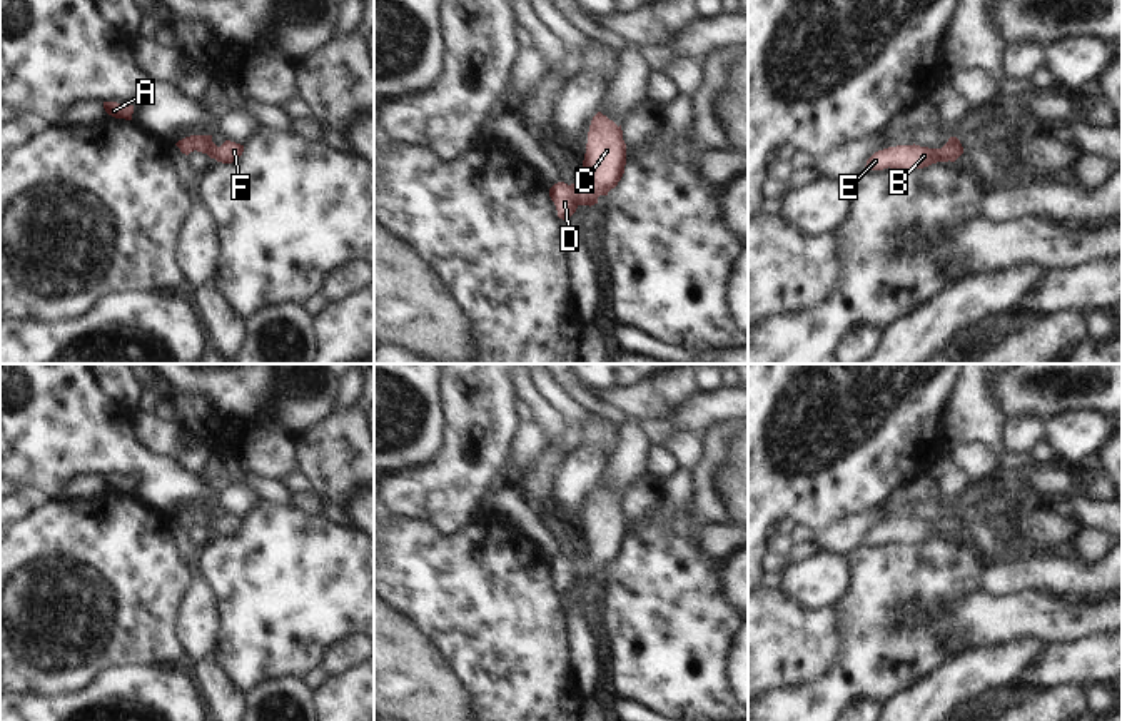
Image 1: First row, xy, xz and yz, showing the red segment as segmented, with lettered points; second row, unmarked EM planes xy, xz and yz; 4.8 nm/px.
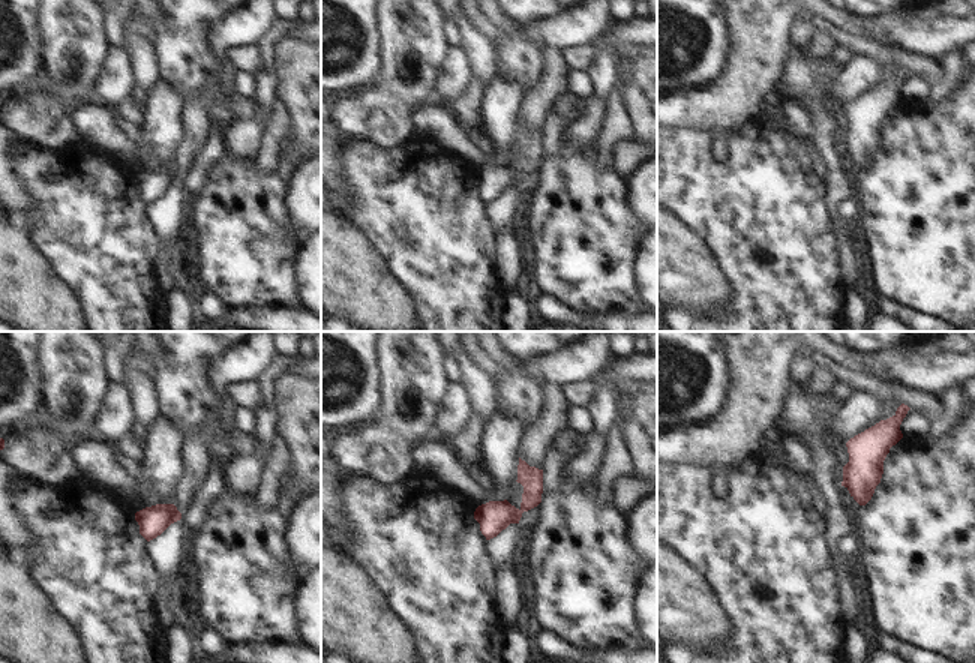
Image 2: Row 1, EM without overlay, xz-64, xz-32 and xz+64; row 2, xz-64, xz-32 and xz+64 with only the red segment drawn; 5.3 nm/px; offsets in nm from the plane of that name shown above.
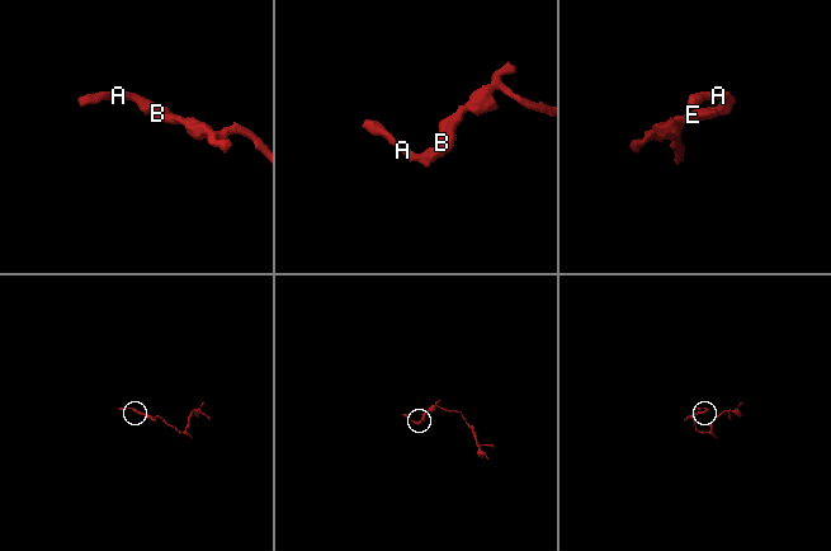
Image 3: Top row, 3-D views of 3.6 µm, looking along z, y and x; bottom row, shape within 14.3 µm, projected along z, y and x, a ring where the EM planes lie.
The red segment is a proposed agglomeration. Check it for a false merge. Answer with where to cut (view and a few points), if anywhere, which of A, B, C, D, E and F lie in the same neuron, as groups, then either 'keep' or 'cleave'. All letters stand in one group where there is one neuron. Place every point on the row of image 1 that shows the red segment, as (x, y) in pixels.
cut none; groups A B C D E F; keep

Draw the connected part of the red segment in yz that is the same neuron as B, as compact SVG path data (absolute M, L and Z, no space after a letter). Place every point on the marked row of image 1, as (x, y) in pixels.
M950 137L942 149L920 145L897 145L875 152L868 160L867 170L883 169L923 169L937 162L955 162L963 154L957 137Z

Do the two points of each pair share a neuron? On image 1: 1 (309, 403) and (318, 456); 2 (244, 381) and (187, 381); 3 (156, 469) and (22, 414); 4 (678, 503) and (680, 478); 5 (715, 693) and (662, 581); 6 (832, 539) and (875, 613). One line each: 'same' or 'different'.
1: different
2: same
3: same
4: same
5: same
6: different

